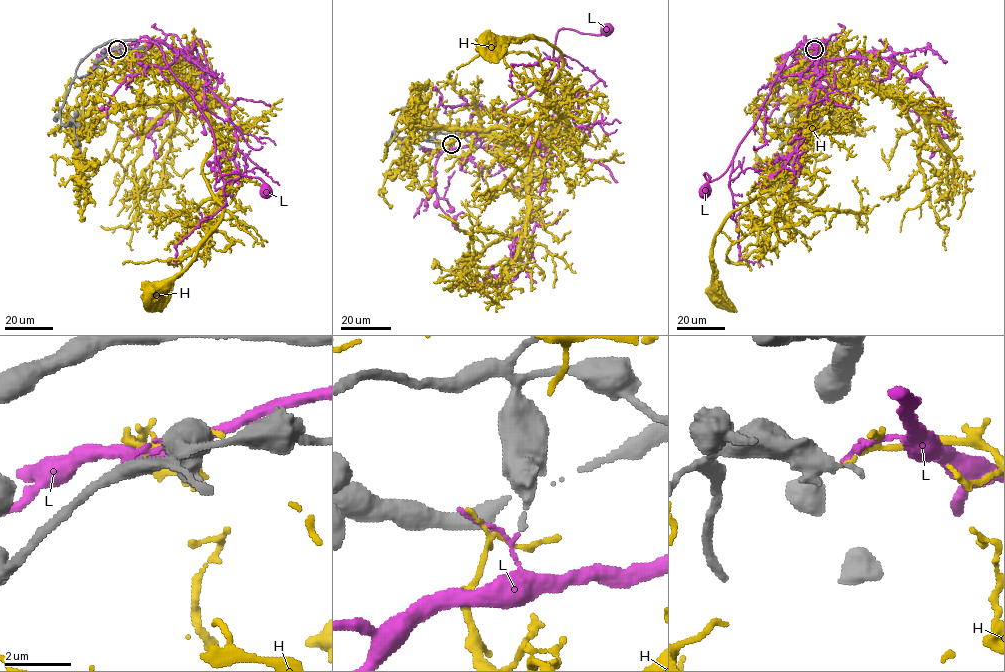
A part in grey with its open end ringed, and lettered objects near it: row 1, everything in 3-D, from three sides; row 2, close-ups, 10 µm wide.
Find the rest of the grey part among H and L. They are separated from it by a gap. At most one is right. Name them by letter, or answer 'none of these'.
L

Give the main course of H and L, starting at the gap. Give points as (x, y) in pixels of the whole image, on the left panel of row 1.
H: (115, 48), (120, 62), (155, 65), (190, 92), (215, 137), (203, 175), (223, 217), (196, 257), (153, 293)
L: (116, 48), (138, 41), (154, 41), (212, 130), (218, 181), (225, 174), (238, 173), (258, 177), (265, 190)

